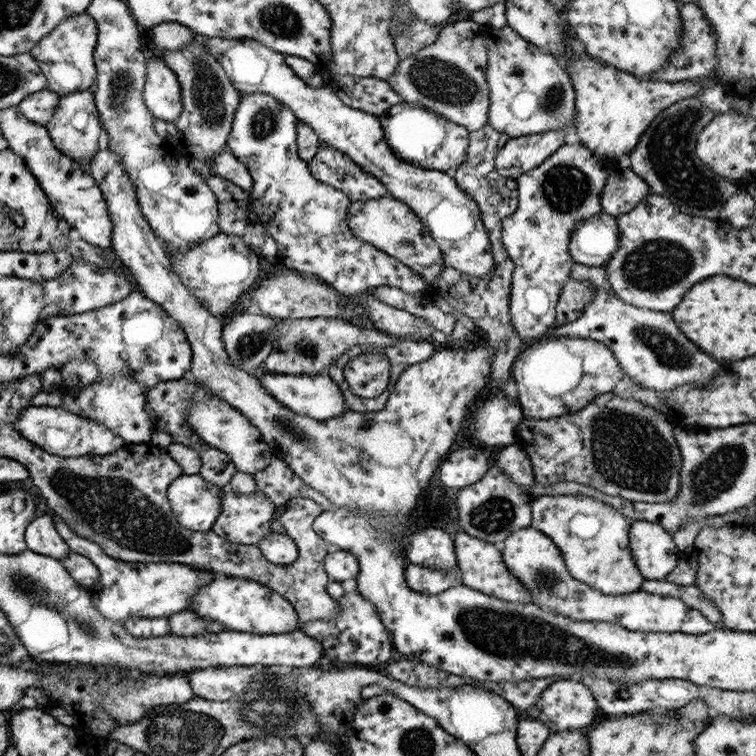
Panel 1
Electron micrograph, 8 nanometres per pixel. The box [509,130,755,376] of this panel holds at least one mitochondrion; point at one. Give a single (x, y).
(655, 265)

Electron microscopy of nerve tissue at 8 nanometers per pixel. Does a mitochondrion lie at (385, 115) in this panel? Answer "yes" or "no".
no

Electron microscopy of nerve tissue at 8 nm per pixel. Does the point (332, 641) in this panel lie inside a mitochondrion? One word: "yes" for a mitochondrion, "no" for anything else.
no

